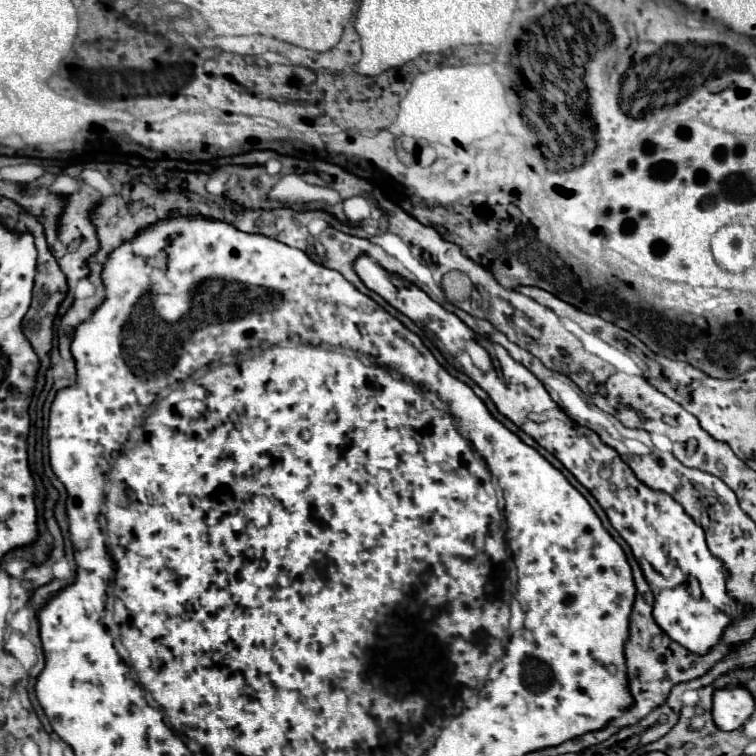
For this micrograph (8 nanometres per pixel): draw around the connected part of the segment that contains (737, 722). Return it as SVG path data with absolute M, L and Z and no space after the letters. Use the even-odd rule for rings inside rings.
M726 686L714 692L712 716L720 730L738 730L754 712L754 698L742 686Z

